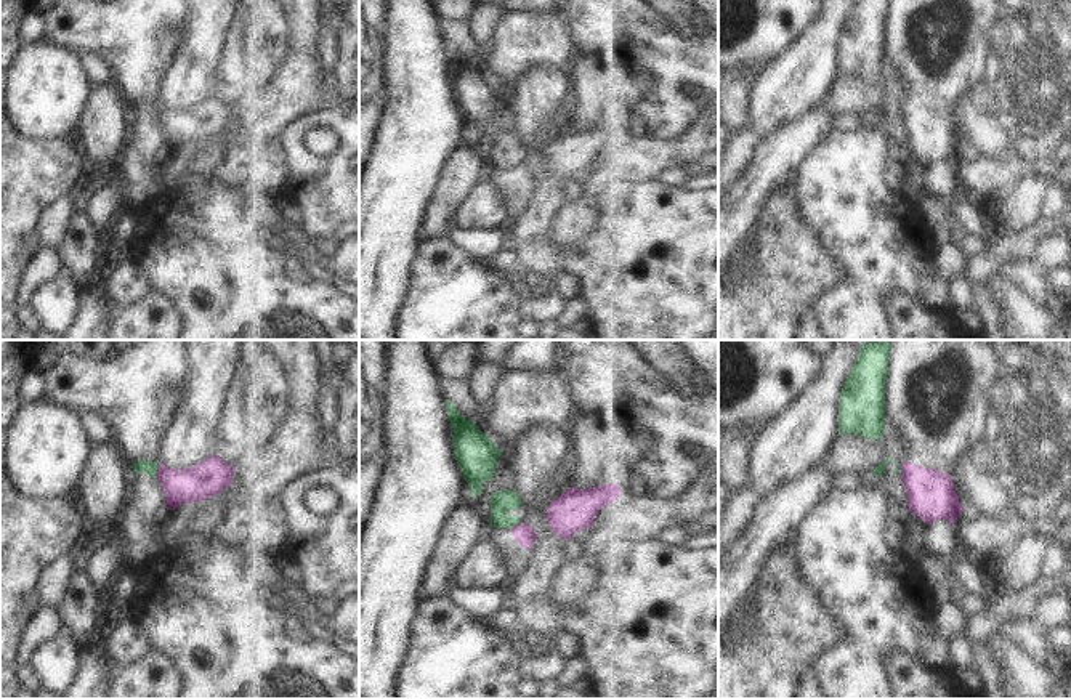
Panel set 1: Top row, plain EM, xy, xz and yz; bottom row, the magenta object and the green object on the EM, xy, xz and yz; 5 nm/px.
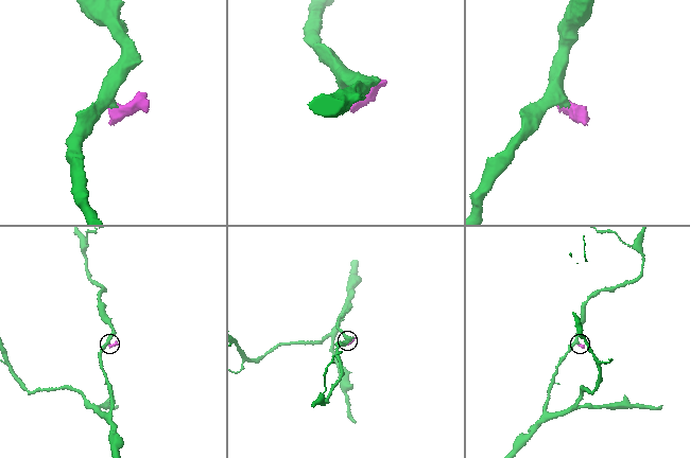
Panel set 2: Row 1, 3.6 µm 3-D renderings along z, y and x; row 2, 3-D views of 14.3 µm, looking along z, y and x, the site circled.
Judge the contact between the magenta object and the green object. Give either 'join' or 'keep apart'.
keep apart

